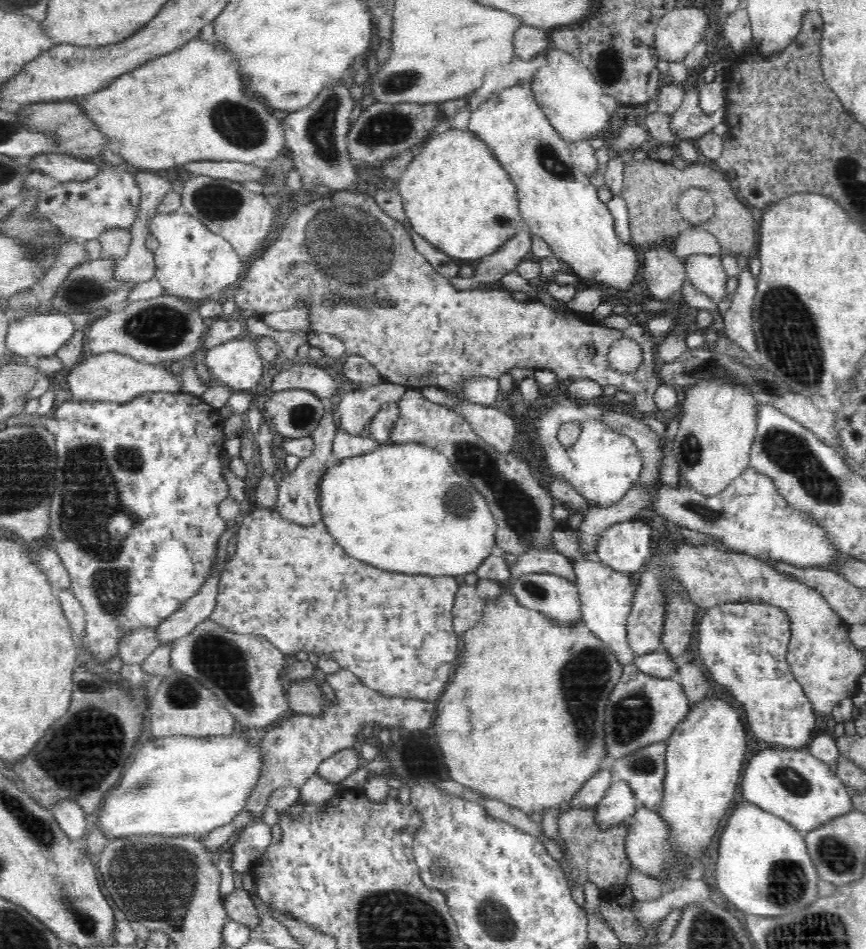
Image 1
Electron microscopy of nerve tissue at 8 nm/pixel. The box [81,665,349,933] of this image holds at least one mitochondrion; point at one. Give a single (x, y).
(156, 881)

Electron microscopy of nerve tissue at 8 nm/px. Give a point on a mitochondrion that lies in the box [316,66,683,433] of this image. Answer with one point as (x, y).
(381, 130)

